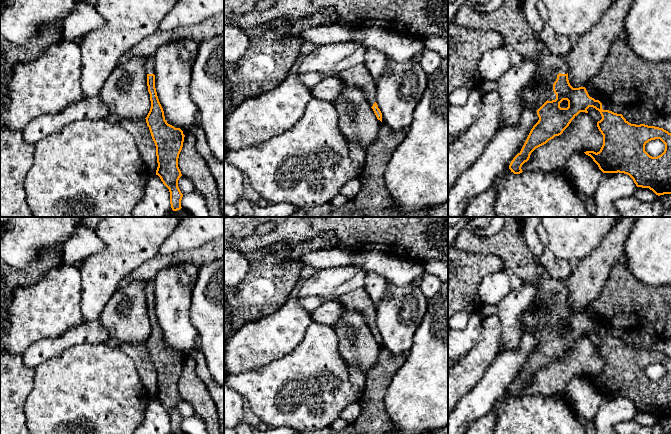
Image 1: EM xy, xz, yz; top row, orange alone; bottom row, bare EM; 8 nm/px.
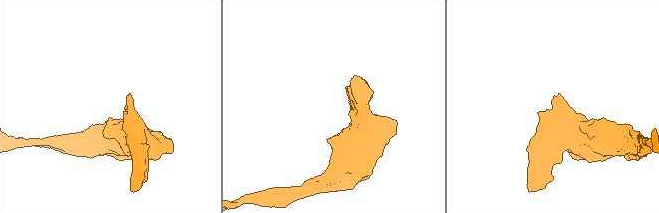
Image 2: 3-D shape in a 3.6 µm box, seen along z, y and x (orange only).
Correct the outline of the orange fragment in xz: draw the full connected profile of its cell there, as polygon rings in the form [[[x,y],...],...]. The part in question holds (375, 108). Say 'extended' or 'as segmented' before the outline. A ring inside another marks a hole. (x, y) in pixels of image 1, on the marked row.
extended; [[[358,64],[337,74],[337,77],[348,85],[360,88],[378,120],[382,122],[382,113],[376,103],[376,80],[364,64]]]

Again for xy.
extended; [[[154,58],[146,59],[147,86],[150,94],[151,108],[146,123],[156,146],[158,175],[163,184],[169,189],[170,204],[173,211],[180,210],[183,194],[178,187],[178,180],[182,176],[178,167],[179,154],[183,147],[184,137],[180,128],[167,123],[163,108],[159,102],[154,75]]]

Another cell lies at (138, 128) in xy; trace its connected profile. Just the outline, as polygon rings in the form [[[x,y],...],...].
[[[126,119],[120,124],[134,138],[135,144],[140,152],[140,155],[150,170],[151,175],[156,174],[158,167],[156,146],[152,139],[146,119]]]

